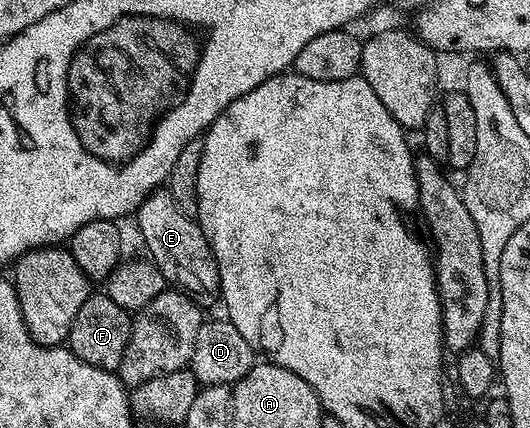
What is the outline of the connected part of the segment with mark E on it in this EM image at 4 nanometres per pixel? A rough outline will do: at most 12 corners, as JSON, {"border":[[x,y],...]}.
{"border":[[171,191],[133,220],[146,255],[201,306],[220,299],[219,267],[198,219]]}

